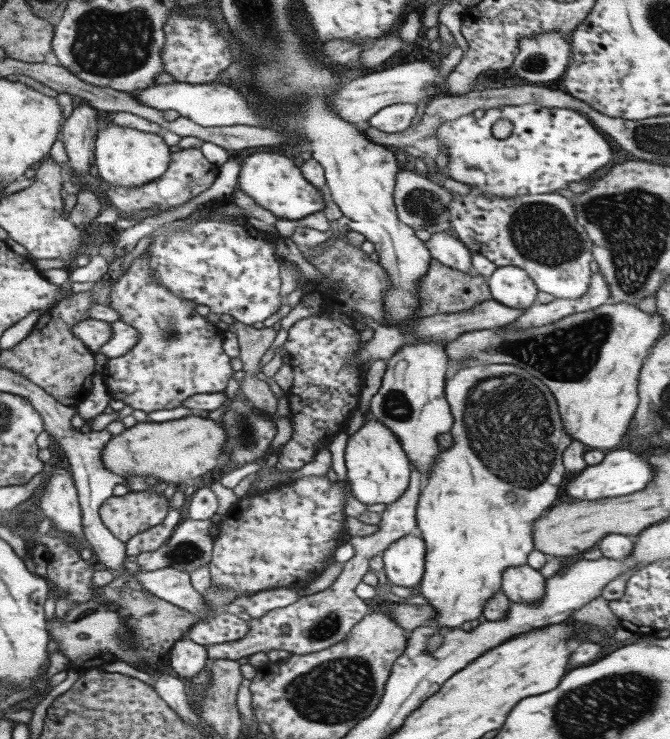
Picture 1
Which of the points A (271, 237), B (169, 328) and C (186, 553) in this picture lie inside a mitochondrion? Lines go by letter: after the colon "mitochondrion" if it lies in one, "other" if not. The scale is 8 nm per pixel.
A: other
B: mitochondrion
C: mitochondrion

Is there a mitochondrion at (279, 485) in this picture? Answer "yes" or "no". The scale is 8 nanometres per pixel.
no

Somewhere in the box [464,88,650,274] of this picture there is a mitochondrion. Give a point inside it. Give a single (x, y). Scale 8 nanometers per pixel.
(540, 233)

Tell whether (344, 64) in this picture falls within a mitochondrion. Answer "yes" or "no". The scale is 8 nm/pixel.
no

